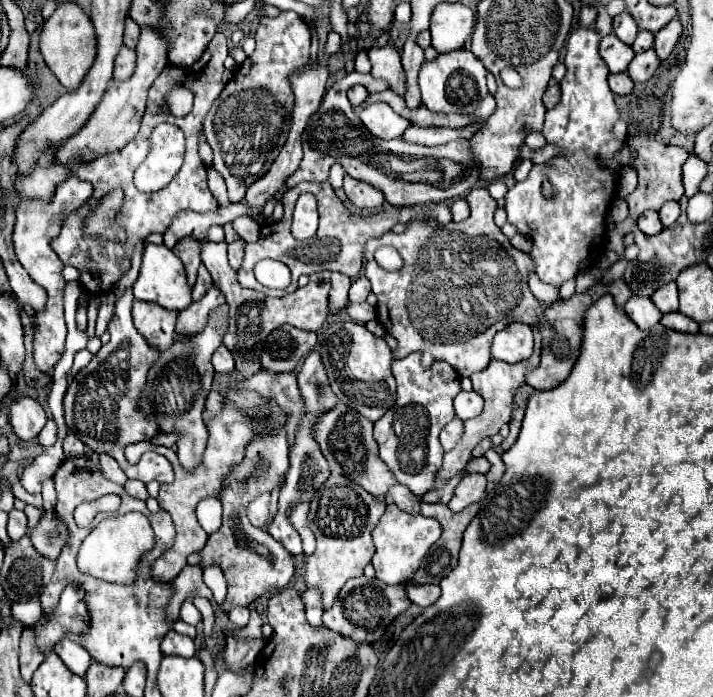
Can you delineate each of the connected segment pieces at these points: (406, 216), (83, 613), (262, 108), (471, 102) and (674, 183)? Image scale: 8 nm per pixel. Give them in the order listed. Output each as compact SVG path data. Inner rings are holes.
M301 183L301 185L293 187L293 191L285 191L281 201L283 201L283 207L285 207L283 219L263 227L261 235L259 235L259 241L247 243L243 265L237 271L237 277L239 277L237 281L239 281L241 287L249 287L249 289L261 291L261 293L271 295L271 297L283 297L283 295L295 291L297 289L297 279L301 275L309 275L309 273L323 271L323 269L339 271L347 277L357 277L361 273L361 265L363 265L361 247L363 247L365 239L369 239L373 235L383 235L385 231L391 231L397 223L409 223L409 219L435 219L437 223L449 223L451 221L451 201L441 201L441 203L433 203L433 205L427 205L427 207L393 207L393 205L385 203L383 207L379 207L375 213L371 213L367 217L355 215L341 203L341 199L335 195L335 191L331 189L329 183ZM301 193L315 193L319 213L316 237L313 241L307 241L307 243L297 241L291 235L293 207L295 207L295 201ZM265 257L283 261L291 269L293 279L291 279L291 285L287 289L269 289L269 287L263 287L261 283L257 283L257 279L253 275L253 265L257 261L265 259Z
M69 585L63 589L61 599L53 613L43 613L31 627L35 645L41 653L53 651L53 647L65 637L83 637L89 633L91 615L85 603L83 585Z
M295 11L263 17L257 25L255 39L255 53L239 65L235 77L225 85L203 121L203 133L215 155L213 167L225 179L229 201L233 203L241 201L245 189L265 175L285 145L293 109L293 91L289 89L287 77L289 71L307 63L311 47L311 33Z
M459 49L449 53L437 53L437 57L433 61L425 61L419 71L423 105L435 113L473 113L479 101L487 95L485 73L487 69L471 51Z
M633 135L627 137L627 145L637 151L637 159L635 159L635 163L631 163L631 167L639 173L637 189L625 197L629 211L641 215L647 209L659 211L661 205L669 199L679 201L685 193L685 189L683 189L683 163L689 157L689 151L679 145L665 145L665 143L657 143L657 141L649 141L643 137L633 137Z

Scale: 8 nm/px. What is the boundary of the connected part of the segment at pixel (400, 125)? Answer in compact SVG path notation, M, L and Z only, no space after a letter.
M381 101L359 109L357 115L363 121L363 125L369 129L369 133L373 133L379 139L401 137L405 129L411 125L411 121L397 115L387 103L381 103Z

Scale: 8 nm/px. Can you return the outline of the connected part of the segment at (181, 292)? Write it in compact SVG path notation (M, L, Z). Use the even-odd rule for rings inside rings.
M147 243L143 249L143 263L141 263L139 277L133 285L133 295L135 299L155 301L167 309L175 309L175 311L185 309L191 303L191 289L187 287L187 277L185 277L181 259L165 245Z

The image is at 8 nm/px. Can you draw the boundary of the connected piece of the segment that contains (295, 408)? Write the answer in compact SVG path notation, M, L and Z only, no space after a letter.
M264 370L245 381L245 387L251 387L264 397L275 397L281 407L289 407L289 423L285 425L289 445L295 445L295 435L301 421L307 415L305 401L301 397L301 389L297 385L295 373L270 373Z

